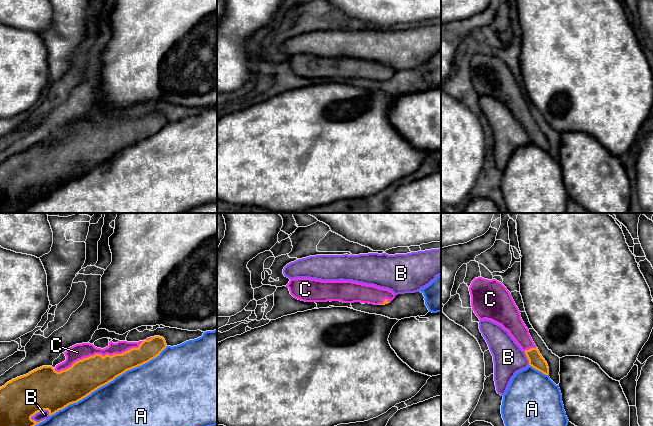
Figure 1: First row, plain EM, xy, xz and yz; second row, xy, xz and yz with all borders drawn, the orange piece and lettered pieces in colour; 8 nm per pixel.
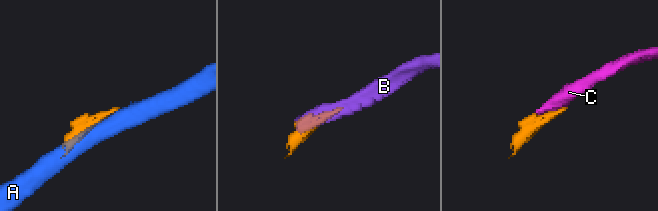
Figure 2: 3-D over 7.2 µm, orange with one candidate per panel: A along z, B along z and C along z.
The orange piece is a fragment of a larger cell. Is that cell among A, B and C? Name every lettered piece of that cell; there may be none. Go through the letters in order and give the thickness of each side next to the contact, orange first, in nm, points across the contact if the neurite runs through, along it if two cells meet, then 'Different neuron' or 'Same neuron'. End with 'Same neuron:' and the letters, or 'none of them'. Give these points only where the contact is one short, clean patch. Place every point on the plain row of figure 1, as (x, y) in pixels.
A: Thickness 280 nm (orange) against 500 nm. Different neuron
B: Thickness 340 nm (orange) against 80 nm. Different neuron
C: Thickness 280 nm (orange) against 130 nm. Same neuron
Same neuron: C

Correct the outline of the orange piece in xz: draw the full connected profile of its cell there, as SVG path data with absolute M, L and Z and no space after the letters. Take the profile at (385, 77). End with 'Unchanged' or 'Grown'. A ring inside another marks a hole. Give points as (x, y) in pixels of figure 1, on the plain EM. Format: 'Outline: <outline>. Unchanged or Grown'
Outline: M310 54L290 55L286 61L290 70L305 78L340 77L343 79L369 79L385 81L390 79L395 70L373 61L352 57L321 57Z. Grown

